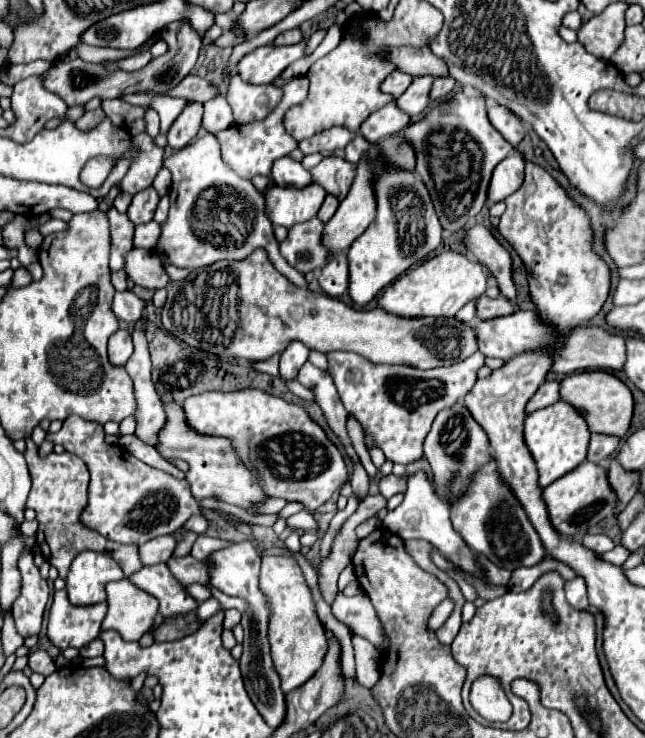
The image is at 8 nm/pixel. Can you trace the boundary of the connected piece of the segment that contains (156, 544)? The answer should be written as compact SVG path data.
M171 535L157 537L155 541L147 541L145 545L139 547L139 559L143 565L157 565L167 561L173 555L175 549L175 539Z

